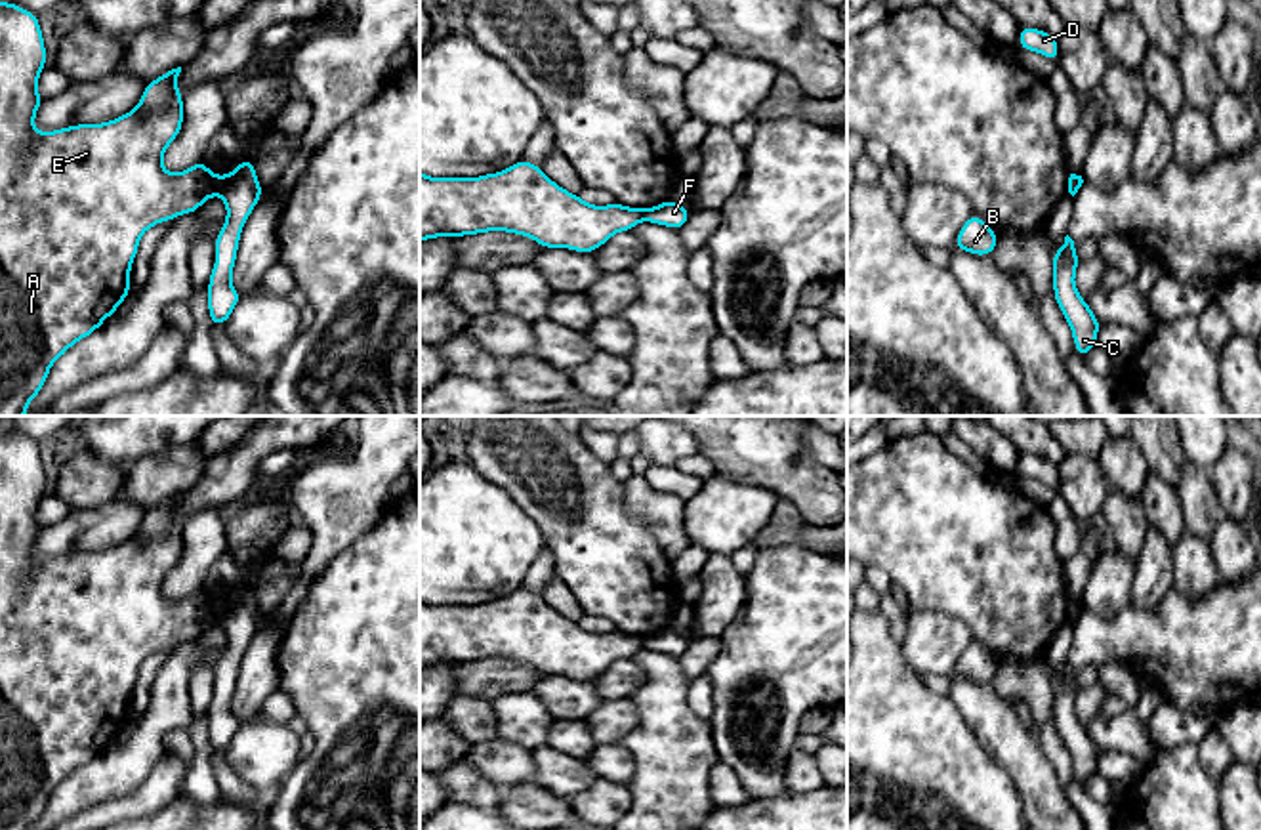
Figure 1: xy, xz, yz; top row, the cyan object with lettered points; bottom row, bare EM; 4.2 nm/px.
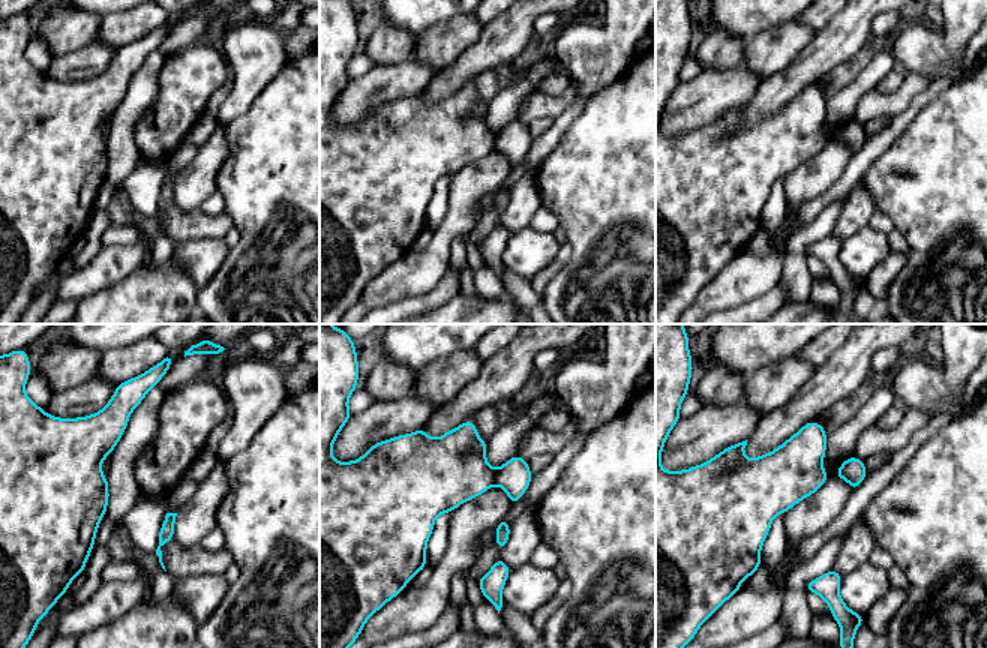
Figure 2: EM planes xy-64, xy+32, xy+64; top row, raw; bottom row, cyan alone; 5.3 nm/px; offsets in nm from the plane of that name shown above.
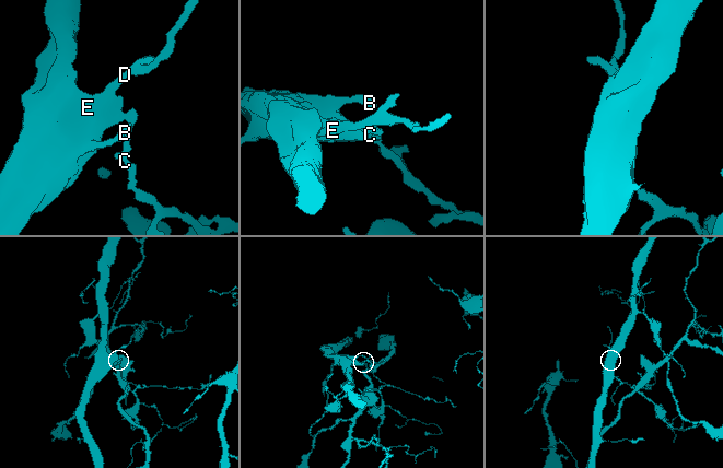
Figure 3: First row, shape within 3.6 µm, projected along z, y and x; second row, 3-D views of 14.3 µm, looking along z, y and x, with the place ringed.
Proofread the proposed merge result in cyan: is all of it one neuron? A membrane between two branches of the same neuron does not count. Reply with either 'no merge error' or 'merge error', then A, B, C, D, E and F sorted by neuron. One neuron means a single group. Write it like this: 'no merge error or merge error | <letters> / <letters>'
merge error | A B D E / C F

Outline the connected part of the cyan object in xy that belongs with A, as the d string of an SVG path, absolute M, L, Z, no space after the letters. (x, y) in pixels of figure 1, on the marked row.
M0 2L0 416L25 416L52 364L128 298L141 235L156 223L196 212L216 195L216 176L202 160L181 174L168 174L162 164L164 151L183 126L181 67L145 84L137 107L114 120L42 134L32 120L46 101L36 92L44 67L38 15Z

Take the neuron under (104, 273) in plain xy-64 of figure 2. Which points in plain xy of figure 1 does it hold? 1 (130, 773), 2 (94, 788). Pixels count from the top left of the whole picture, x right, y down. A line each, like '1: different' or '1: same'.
1: different
2: different

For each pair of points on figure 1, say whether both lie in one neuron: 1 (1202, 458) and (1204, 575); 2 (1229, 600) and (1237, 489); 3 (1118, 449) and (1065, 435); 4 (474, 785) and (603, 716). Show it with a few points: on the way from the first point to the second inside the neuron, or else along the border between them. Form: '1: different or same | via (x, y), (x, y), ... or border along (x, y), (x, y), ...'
1: different | border along (1178, 435), (1181, 455), (1202, 470), (1227, 445)
2: different | border along (1240, 580), (1219, 582), (1198, 600), (1185, 596)
3: different | border along (1111, 435), (1097, 456), (1065, 455)
4: different | border along (441, 771), (466, 758), (496, 781), (504, 796)

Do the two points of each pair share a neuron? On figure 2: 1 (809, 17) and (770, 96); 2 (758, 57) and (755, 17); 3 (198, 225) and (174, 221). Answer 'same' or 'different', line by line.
1: different
2: different
3: same

